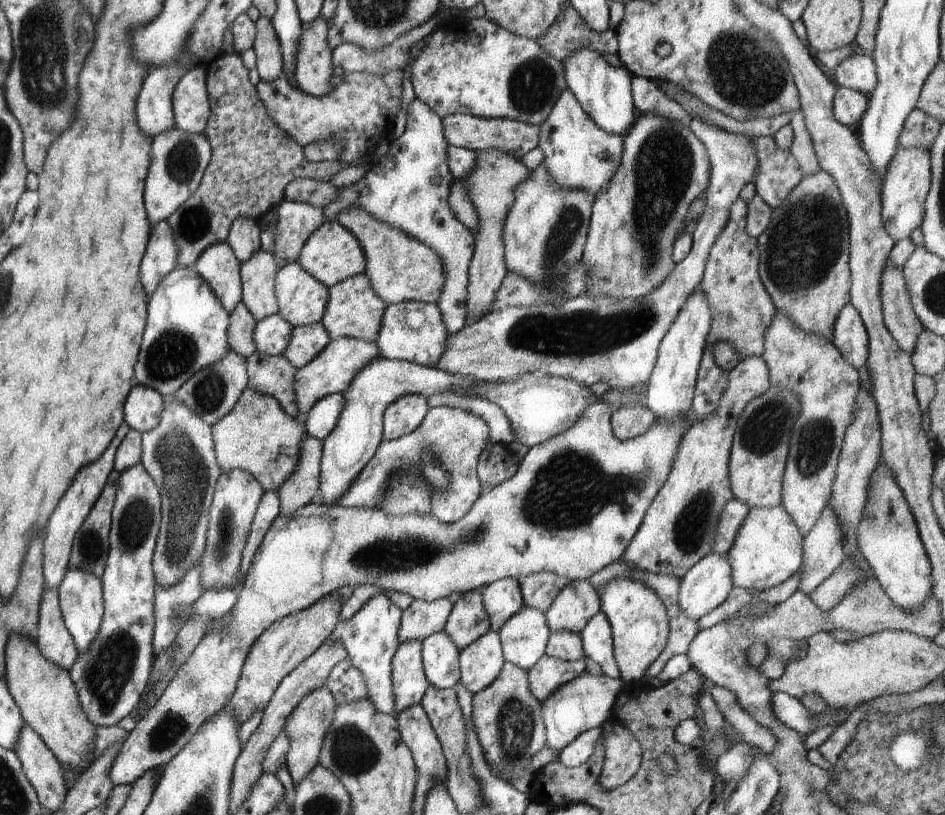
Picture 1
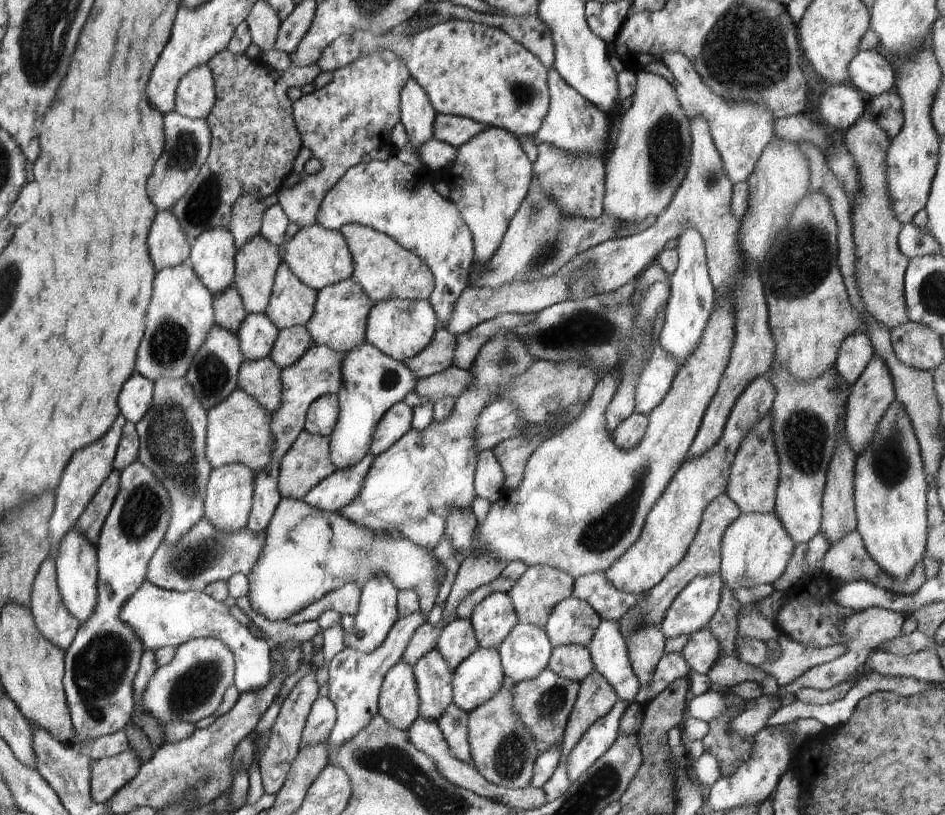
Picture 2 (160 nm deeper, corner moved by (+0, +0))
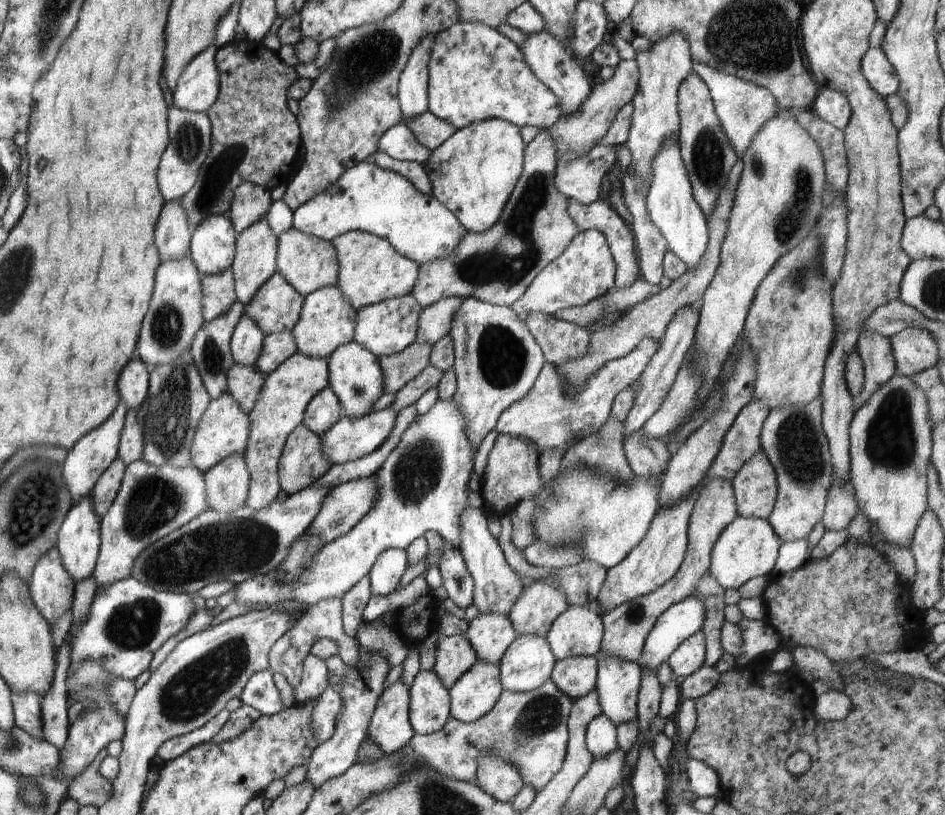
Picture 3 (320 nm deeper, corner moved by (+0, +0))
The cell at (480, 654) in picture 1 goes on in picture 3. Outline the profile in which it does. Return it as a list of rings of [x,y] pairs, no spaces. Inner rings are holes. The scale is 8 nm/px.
[[[478,661],[449,690],[450,714],[471,723],[490,712],[502,694],[499,667]]]

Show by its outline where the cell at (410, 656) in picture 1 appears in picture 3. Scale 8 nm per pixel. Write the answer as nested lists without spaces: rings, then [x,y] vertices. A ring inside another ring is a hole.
[[[396,681],[379,696],[367,738],[385,754],[397,753],[415,735],[409,721],[409,686]]]

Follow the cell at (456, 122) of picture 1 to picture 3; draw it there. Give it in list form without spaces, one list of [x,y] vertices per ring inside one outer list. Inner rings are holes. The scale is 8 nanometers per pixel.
[[[430,111],[419,114],[414,118],[403,118],[403,122],[418,139],[418,142],[428,150],[438,148],[451,134],[456,132],[454,126],[441,118],[434,116]]]

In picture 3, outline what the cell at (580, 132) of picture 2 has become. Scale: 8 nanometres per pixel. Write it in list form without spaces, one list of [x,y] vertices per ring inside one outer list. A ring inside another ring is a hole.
[[[542,31],[528,35],[519,49],[523,60],[536,75],[536,78],[541,80],[558,97],[563,116],[575,111],[580,105],[583,106],[584,99],[588,96],[593,84],[587,79],[579,62],[557,38],[554,38],[553,34]]]

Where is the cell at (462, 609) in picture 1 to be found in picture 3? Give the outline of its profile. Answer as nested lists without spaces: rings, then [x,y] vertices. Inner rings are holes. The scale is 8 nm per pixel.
[[[464,635],[445,637],[437,644],[433,671],[450,690],[454,683],[478,662],[478,657]]]

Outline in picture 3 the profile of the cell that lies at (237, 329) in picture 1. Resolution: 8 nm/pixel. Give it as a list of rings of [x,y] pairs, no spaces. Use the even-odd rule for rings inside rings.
[[[231,267],[221,273],[201,275],[201,303],[203,320],[209,321],[224,314],[236,302],[235,282]]]

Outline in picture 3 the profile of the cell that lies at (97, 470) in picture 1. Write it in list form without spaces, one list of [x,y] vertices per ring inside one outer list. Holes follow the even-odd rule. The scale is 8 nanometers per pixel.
[[[120,402],[118,408],[110,415],[110,418],[107,418],[100,426],[97,426],[94,430],[88,432],[88,434],[79,438],[78,442],[70,450],[70,454],[66,457],[66,462],[63,462],[61,466],[61,472],[71,494],[72,502],[86,495],[90,496],[91,490],[98,482],[102,471],[105,471],[107,466],[110,466],[112,461],[117,458],[119,440],[124,428],[127,409],[124,402]]]

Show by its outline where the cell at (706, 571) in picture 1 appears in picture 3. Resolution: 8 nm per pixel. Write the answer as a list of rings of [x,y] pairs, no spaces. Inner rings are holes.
[[[694,595],[659,614],[644,641],[642,656],[636,664],[641,670],[648,669],[656,675],[660,664],[666,662],[690,635],[701,630],[704,615],[704,605]]]

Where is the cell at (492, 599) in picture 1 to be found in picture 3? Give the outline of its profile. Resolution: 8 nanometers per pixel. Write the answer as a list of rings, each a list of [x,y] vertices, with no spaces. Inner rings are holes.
[[[496,613],[479,615],[469,623],[468,630],[464,634],[478,661],[497,667],[517,635],[510,619]]]

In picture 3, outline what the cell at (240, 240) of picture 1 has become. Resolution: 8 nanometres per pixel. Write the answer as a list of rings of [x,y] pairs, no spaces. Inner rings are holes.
[[[241,182],[235,188],[227,215],[237,233],[246,230],[268,212],[272,203],[270,193],[253,182]]]

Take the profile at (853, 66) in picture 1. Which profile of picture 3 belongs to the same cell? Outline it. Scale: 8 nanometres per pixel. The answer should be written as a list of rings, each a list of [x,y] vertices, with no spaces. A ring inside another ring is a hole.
[[[881,47],[866,51],[861,60],[861,71],[882,98],[899,92],[899,78]]]

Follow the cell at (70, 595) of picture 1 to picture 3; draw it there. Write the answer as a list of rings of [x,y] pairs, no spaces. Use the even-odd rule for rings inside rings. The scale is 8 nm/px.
[[[91,494],[74,501],[59,528],[55,547],[59,550],[62,564],[66,567],[75,584],[93,576],[101,545],[100,529],[101,521],[99,521],[99,516],[95,511]]]

